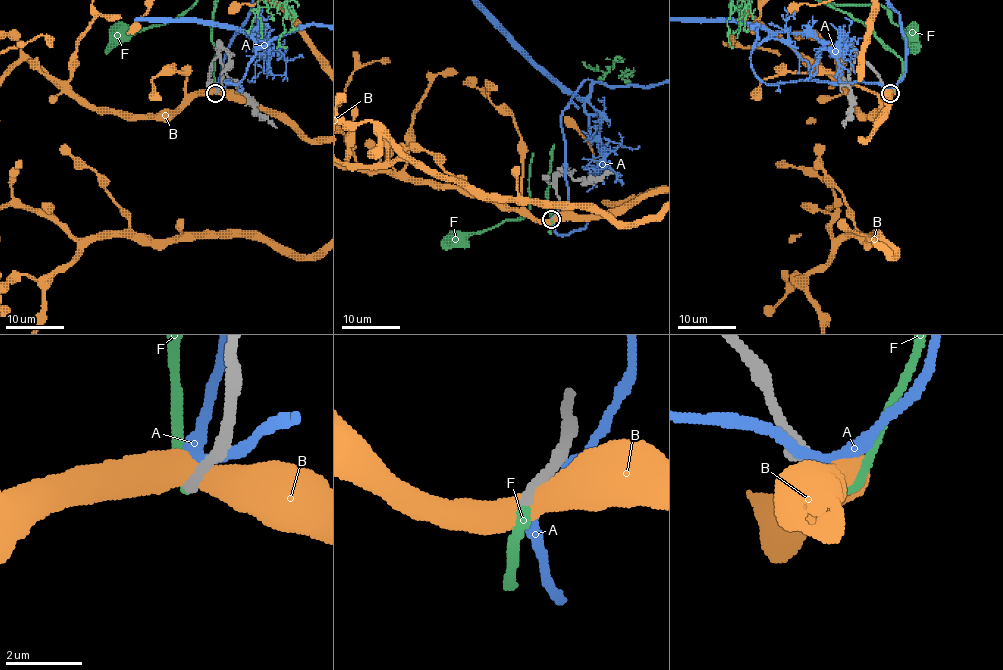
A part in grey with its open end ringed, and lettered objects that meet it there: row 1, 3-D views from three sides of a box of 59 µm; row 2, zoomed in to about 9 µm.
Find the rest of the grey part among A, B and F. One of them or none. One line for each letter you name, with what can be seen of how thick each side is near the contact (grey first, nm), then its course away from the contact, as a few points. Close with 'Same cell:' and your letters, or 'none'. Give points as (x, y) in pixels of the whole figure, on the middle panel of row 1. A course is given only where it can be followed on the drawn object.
F: calibres 240 and 260 nm
Same cell: F

